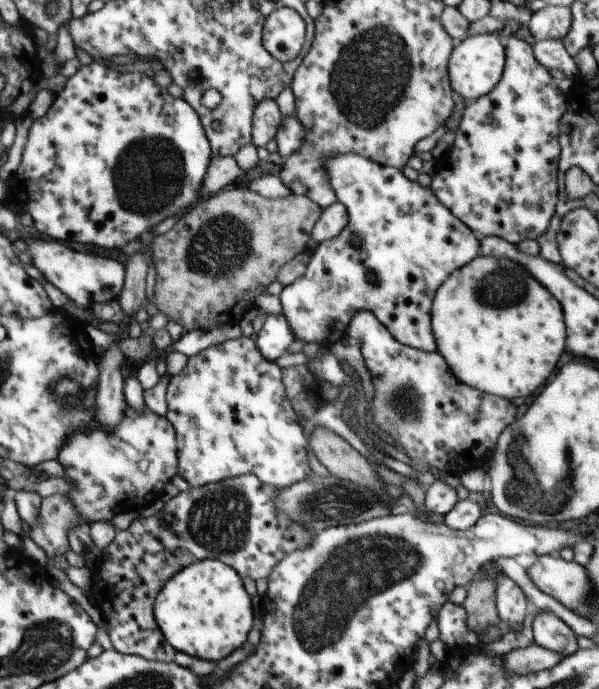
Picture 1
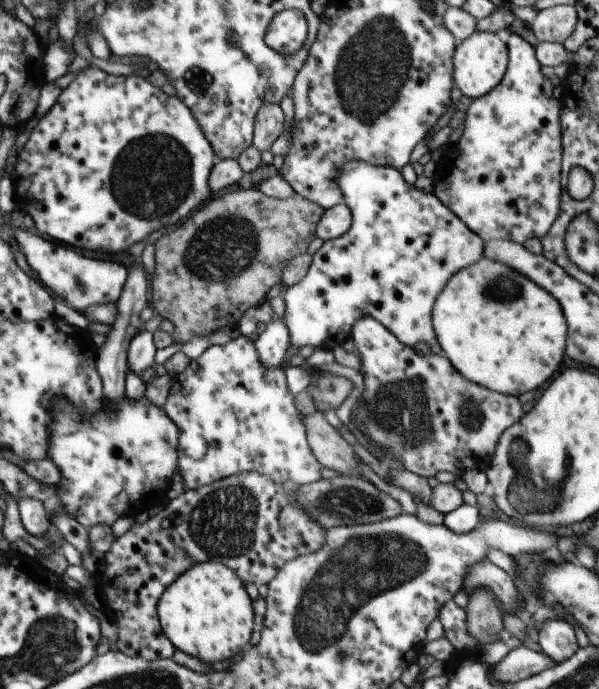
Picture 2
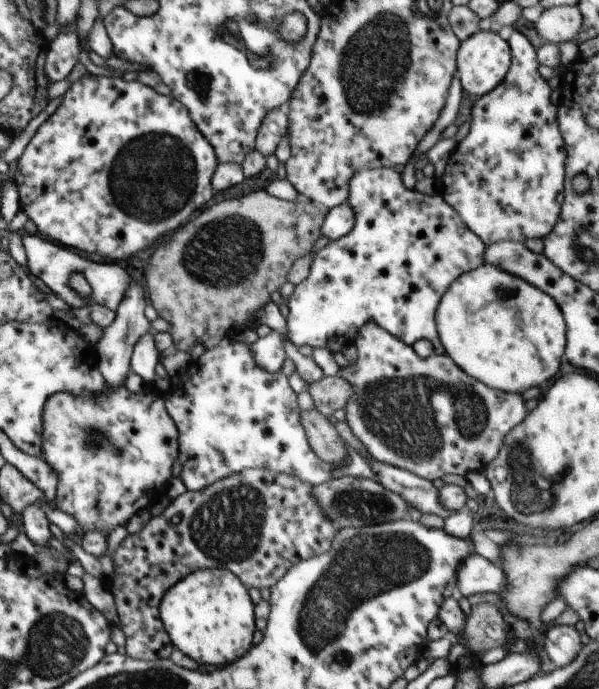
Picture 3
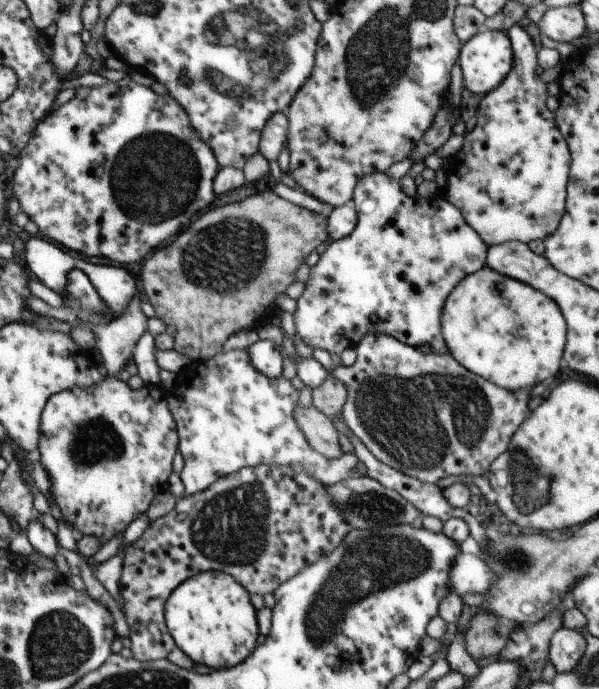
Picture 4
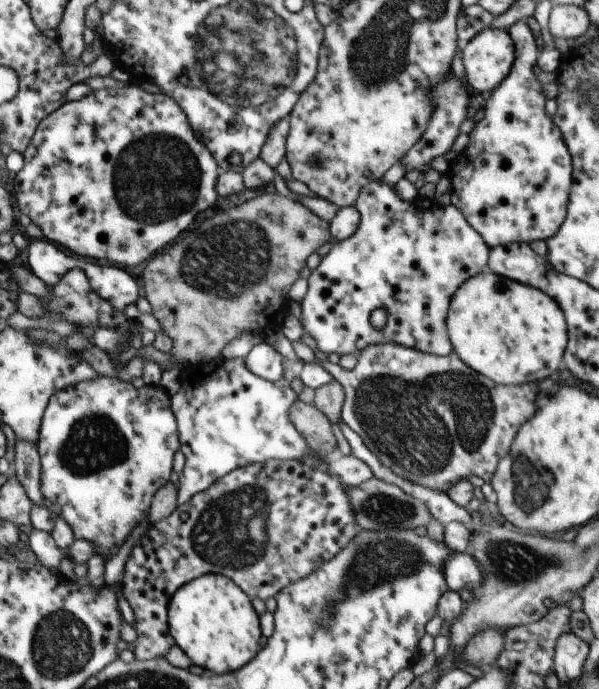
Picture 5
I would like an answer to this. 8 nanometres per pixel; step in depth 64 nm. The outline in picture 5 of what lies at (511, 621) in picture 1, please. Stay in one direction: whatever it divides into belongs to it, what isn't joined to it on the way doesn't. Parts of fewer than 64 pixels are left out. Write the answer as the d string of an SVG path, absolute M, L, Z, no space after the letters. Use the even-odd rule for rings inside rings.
M451 553L444 562L444 580L450 590L474 590L482 584L484 574L480 564L469 554Z

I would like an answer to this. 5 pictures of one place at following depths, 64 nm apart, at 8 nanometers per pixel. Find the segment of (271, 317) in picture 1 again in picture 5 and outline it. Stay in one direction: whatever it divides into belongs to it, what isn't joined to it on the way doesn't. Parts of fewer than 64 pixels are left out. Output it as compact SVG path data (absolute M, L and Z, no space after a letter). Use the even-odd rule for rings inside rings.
M265 342L250 350L244 358L244 364L252 374L270 382L280 380L286 368L284 357Z

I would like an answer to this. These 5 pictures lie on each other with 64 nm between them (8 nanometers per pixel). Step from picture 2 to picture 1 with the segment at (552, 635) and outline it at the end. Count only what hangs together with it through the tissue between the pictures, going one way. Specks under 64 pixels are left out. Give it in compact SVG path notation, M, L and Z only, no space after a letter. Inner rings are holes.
M538 612L532 622L532 630L538 646L560 656L570 656L579 649L577 634L552 612Z

